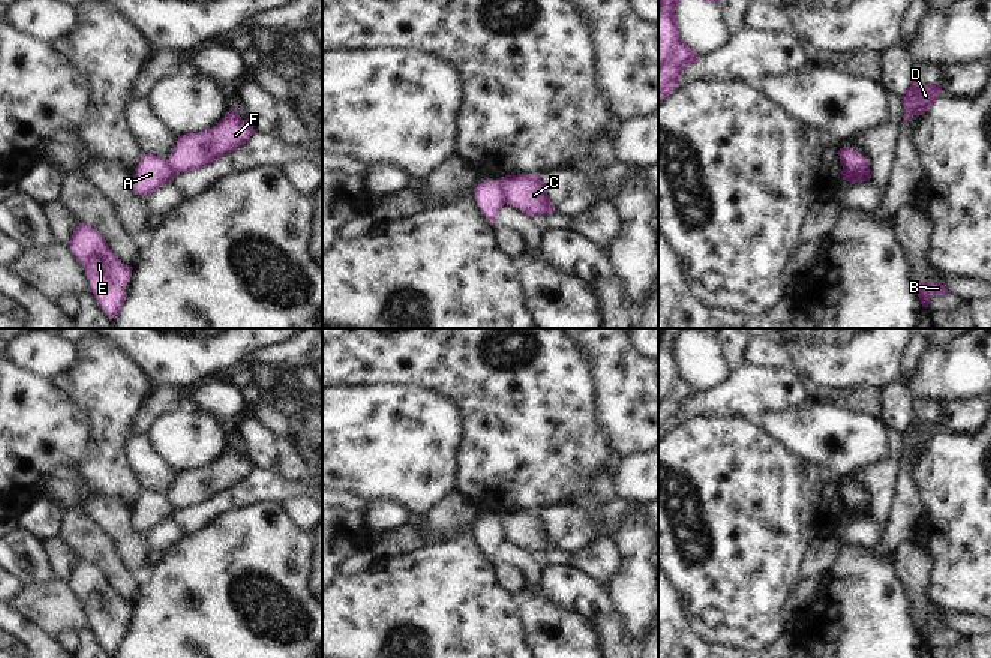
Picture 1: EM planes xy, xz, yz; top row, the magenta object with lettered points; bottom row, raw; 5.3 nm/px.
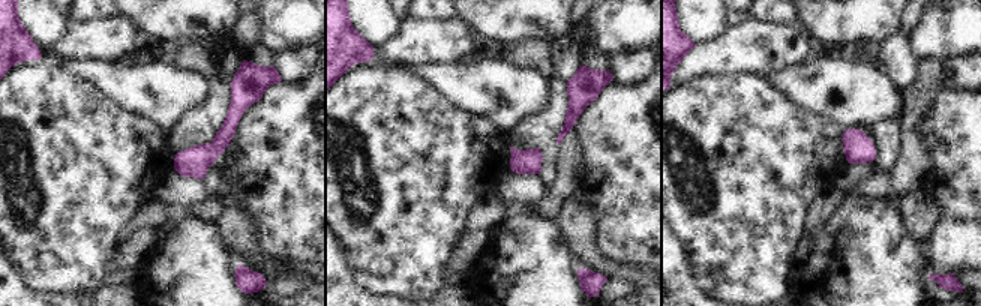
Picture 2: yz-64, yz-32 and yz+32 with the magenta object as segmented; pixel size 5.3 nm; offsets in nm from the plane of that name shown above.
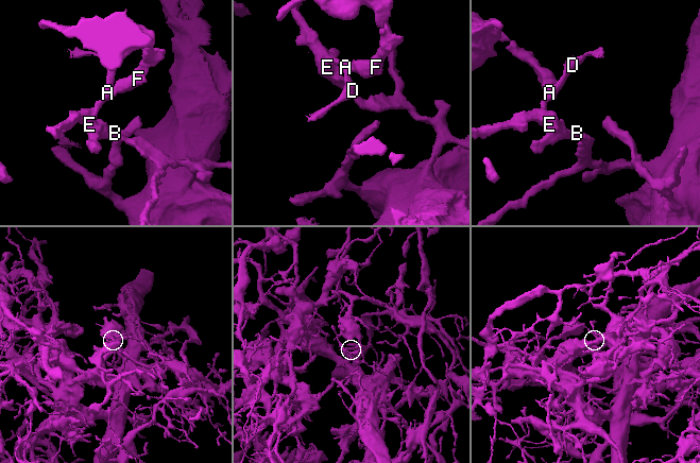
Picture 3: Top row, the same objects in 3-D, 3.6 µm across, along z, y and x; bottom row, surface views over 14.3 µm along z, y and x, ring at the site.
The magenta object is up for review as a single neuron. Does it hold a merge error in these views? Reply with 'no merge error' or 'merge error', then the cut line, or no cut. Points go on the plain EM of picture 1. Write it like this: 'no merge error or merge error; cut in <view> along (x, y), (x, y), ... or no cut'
merge error; cut in yz along (868, 498), (843, 505)

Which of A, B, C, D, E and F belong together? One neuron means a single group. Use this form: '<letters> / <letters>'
A B D E / C F

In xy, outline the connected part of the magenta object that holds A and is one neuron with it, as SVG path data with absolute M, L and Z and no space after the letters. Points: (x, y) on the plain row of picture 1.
M144 490L135 504L133 525L141 532L148 532L168 517L174 517L175 505L169 496L156 490Z

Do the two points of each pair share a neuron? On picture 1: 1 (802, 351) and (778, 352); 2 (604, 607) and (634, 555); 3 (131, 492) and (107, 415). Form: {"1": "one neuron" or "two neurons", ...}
{"1": "two neurons", "2": "two neurons", "3": "one neuron"}

